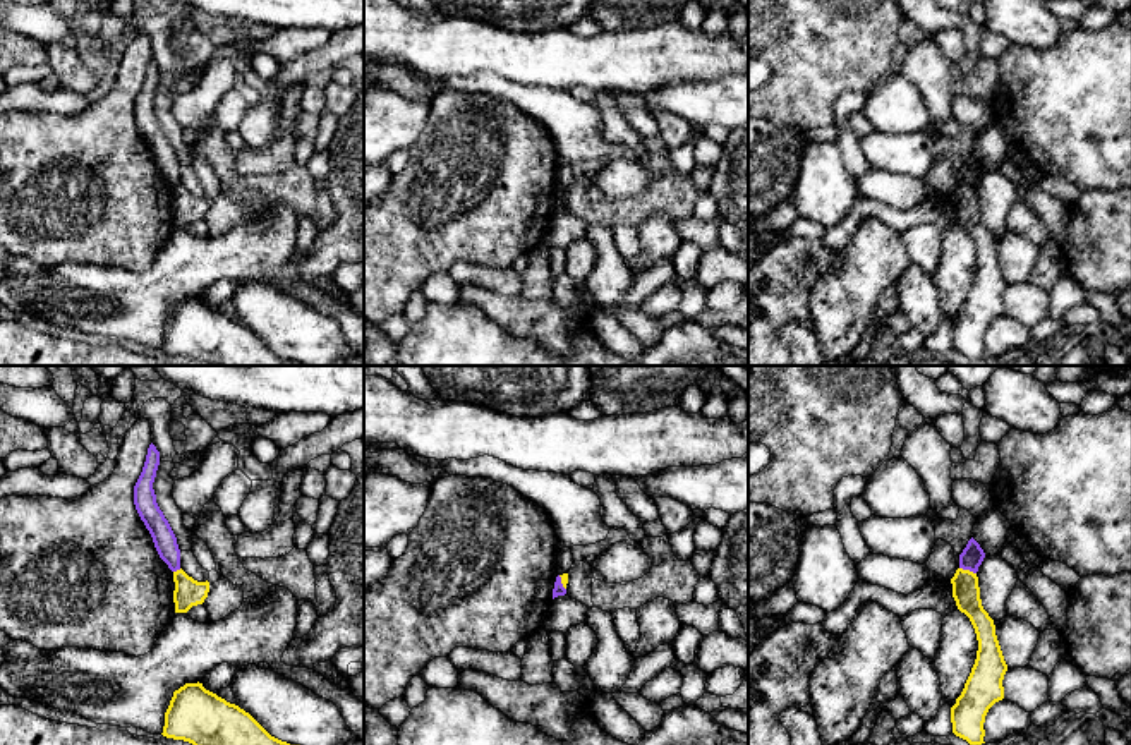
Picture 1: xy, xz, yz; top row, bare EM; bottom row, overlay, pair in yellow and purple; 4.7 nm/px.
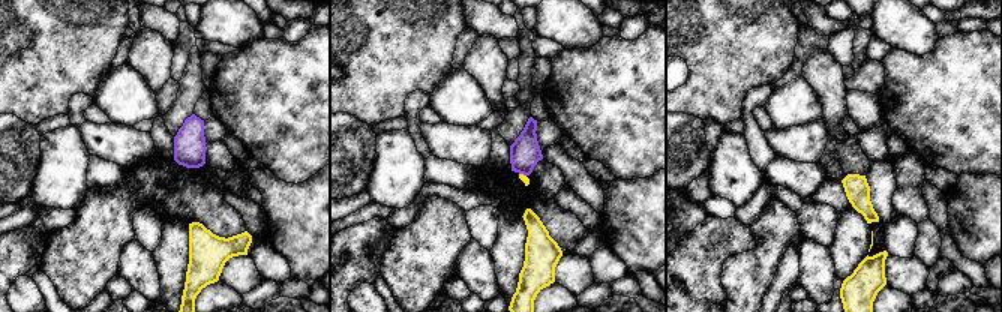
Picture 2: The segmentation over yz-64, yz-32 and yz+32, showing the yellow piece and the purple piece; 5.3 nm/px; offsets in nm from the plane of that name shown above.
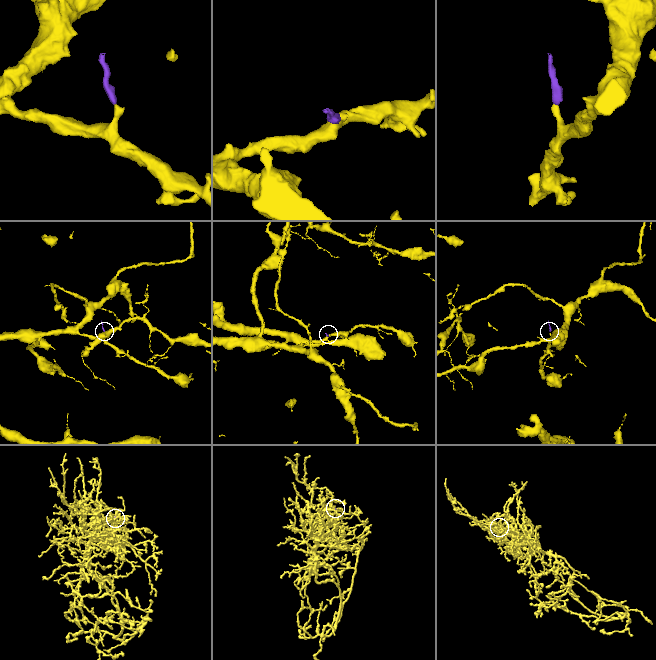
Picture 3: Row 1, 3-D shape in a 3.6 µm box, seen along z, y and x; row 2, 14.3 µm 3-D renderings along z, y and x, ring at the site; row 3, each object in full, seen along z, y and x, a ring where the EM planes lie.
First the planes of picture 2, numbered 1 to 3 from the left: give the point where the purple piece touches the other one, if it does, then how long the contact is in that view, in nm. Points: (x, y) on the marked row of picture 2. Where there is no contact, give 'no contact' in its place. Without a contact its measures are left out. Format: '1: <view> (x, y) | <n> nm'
1: no contact
2: yz-32 (522, 174) | 40 nm
3: no contact

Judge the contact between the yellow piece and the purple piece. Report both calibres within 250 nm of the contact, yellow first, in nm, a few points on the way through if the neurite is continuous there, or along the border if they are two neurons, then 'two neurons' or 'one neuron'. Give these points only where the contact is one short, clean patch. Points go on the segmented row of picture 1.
130 nm thick on the yellow side, 110 nm on the other; border along yz (960, 567), (975, 574); two neurons

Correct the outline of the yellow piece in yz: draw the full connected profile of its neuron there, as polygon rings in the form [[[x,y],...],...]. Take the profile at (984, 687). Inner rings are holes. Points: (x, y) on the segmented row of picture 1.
[[[958,568],[953,584],[953,597],[977,633],[978,651],[971,673],[961,695],[951,707],[953,733],[970,745],[982,745],[985,716],[989,709],[1004,699],[1002,680],[1007,671],[994,620],[982,606],[977,573]]]

